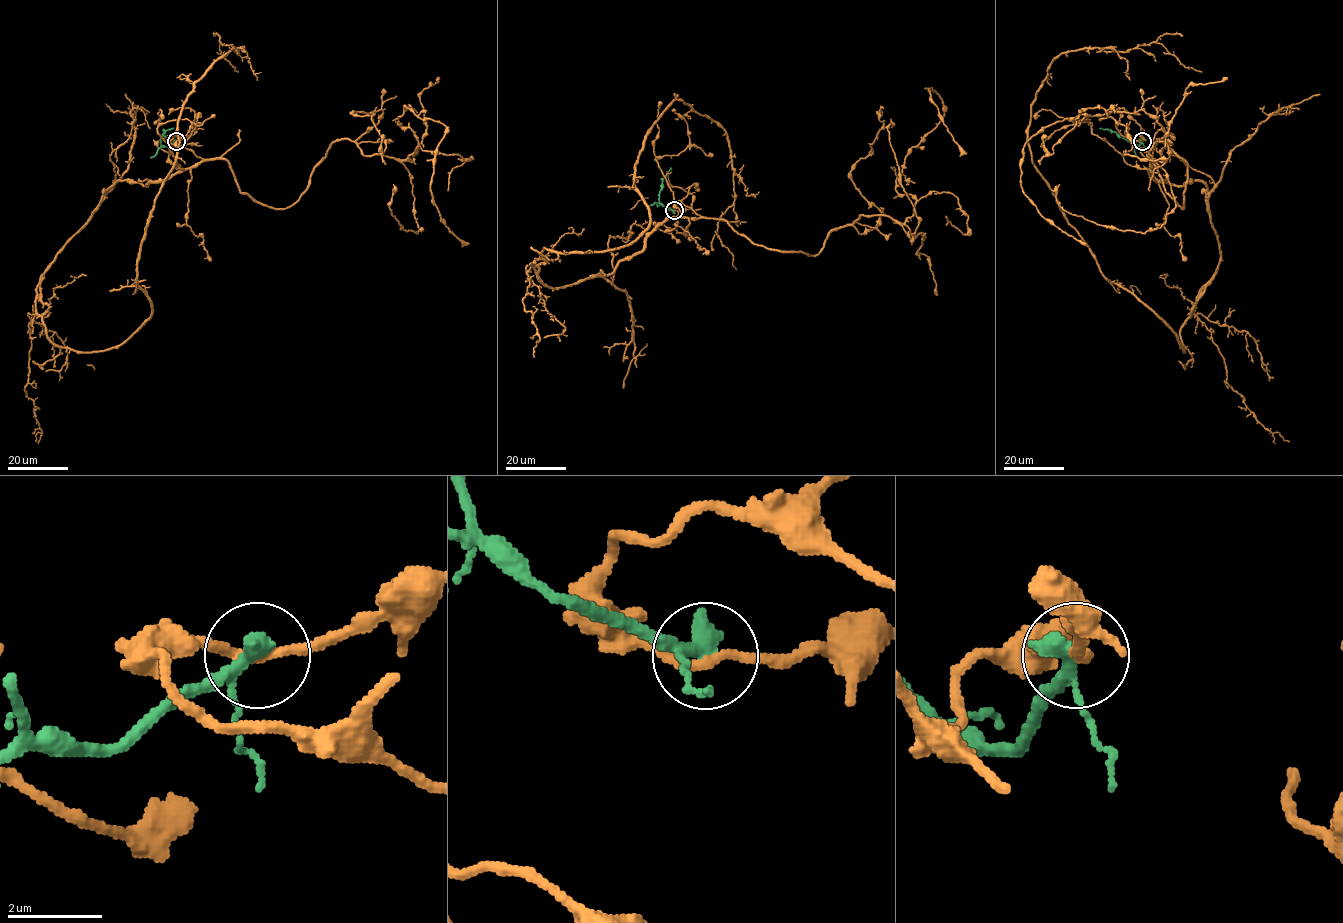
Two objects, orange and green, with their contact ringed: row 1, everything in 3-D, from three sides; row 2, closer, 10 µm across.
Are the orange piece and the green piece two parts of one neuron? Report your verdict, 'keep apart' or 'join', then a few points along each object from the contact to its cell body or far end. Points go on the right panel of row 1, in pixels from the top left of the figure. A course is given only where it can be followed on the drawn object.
keep apart; course orange (1143, 140), (1218, 243), (1184, 352), (1027, 127), (1065, 52), (1202, 72); course green (1143, 140), (1135, 146), (1115, 132), (1099, 128)

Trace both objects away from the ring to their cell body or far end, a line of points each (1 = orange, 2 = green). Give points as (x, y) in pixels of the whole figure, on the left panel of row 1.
1: (176, 140), (202, 159), (117, 181), (41, 277), (55, 344), (150, 317), (182, 105), (220, 43), (238, 72)
2: (176, 140), (166, 146), (160, 143), (163, 132), (173, 128)

